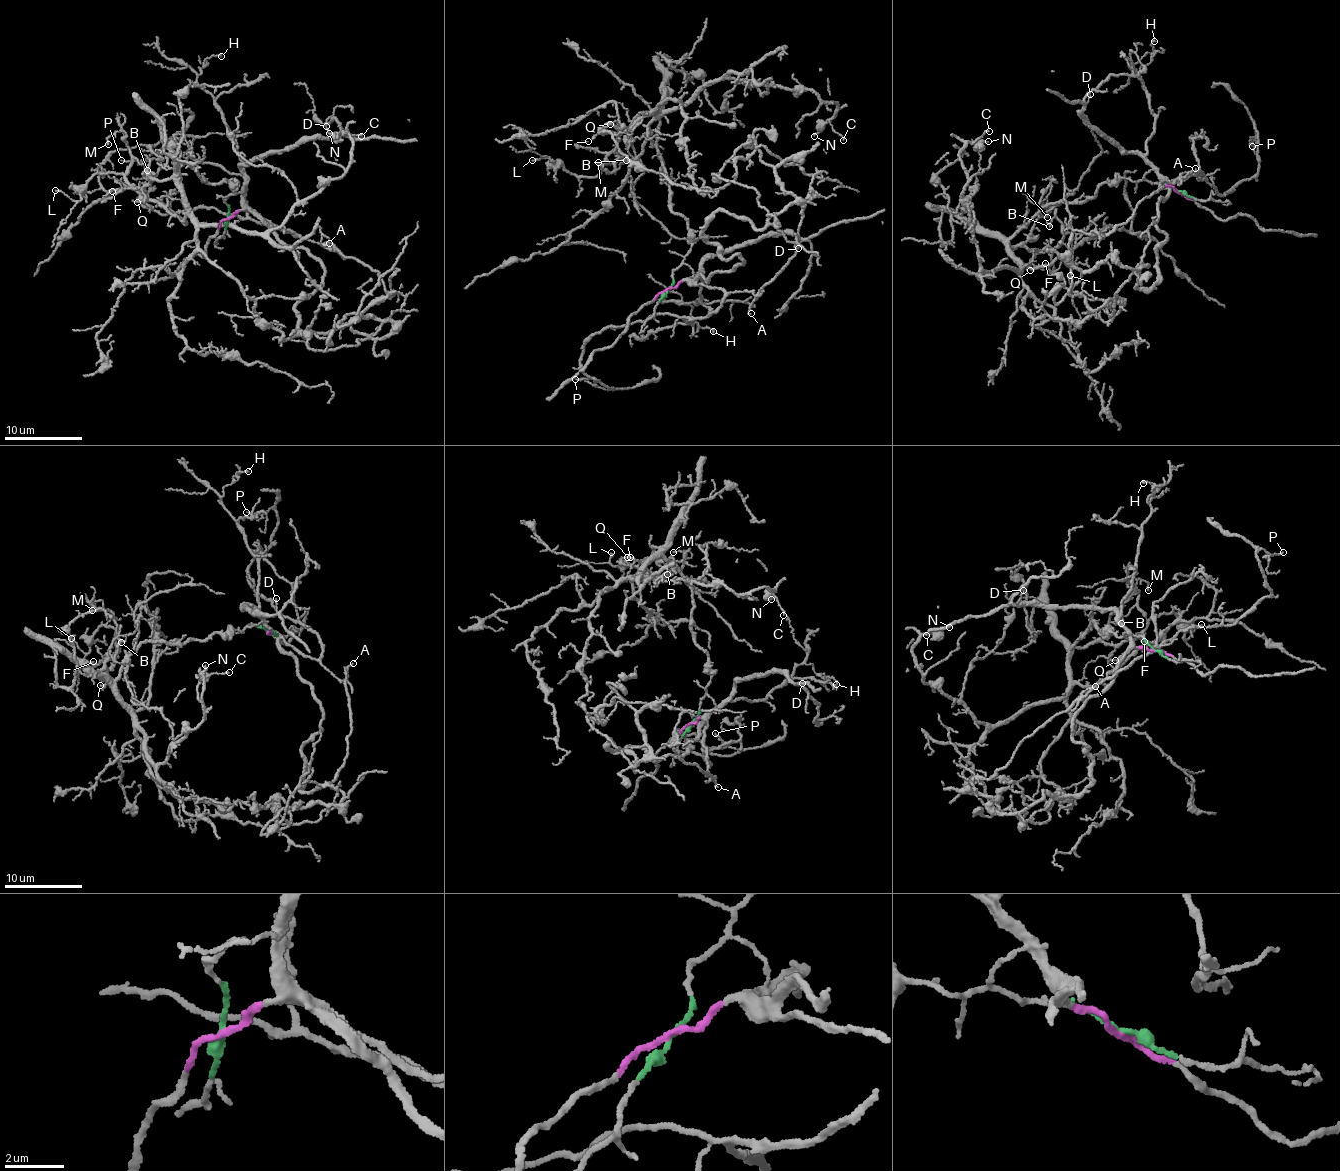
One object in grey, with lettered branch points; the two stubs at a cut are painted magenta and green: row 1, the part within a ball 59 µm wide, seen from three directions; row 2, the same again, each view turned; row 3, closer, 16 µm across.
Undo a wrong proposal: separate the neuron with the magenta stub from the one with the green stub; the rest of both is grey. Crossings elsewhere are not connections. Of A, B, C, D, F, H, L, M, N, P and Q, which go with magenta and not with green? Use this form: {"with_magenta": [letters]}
{"with_magenta": ["A", "D", "H", "P"]}

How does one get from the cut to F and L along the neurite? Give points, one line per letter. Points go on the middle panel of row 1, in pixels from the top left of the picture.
F: (667, 290), (690, 236), (669, 202), (659, 118), (637, 113), (610, 152), (577, 143), (588, 141)
L: (667, 290), (690, 236), (669, 202), (659, 118), (637, 113), (596, 175), (532, 159)

